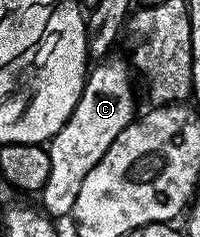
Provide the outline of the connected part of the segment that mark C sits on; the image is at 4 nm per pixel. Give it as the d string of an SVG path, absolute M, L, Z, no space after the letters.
M109 55L91 66L70 119L66 119L64 126L47 142L50 175L46 179L46 187L38 194L38 200L43 212L53 219L67 218L71 214L78 191L82 191L82 179L98 167L98 159L110 151L110 143L114 143L114 139L118 139L118 135L122 135L125 127L137 116L129 62L116 56Z

